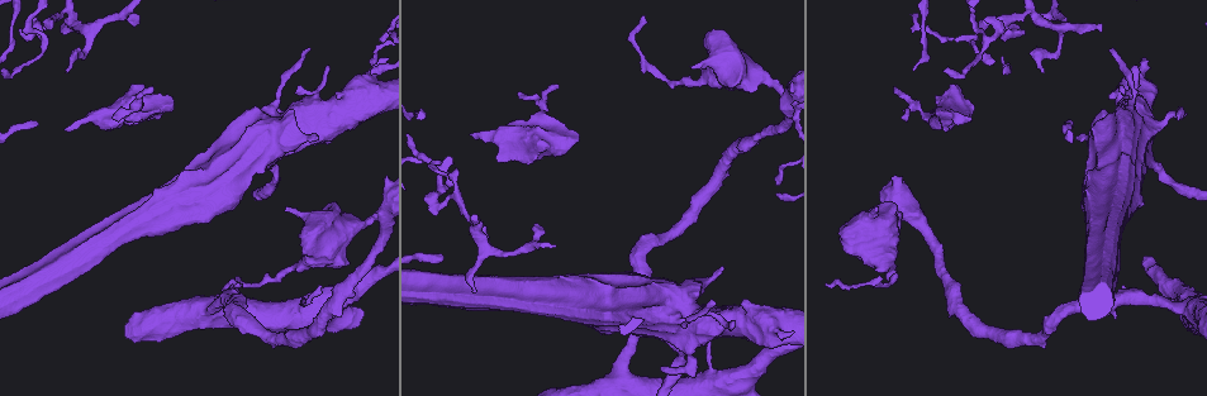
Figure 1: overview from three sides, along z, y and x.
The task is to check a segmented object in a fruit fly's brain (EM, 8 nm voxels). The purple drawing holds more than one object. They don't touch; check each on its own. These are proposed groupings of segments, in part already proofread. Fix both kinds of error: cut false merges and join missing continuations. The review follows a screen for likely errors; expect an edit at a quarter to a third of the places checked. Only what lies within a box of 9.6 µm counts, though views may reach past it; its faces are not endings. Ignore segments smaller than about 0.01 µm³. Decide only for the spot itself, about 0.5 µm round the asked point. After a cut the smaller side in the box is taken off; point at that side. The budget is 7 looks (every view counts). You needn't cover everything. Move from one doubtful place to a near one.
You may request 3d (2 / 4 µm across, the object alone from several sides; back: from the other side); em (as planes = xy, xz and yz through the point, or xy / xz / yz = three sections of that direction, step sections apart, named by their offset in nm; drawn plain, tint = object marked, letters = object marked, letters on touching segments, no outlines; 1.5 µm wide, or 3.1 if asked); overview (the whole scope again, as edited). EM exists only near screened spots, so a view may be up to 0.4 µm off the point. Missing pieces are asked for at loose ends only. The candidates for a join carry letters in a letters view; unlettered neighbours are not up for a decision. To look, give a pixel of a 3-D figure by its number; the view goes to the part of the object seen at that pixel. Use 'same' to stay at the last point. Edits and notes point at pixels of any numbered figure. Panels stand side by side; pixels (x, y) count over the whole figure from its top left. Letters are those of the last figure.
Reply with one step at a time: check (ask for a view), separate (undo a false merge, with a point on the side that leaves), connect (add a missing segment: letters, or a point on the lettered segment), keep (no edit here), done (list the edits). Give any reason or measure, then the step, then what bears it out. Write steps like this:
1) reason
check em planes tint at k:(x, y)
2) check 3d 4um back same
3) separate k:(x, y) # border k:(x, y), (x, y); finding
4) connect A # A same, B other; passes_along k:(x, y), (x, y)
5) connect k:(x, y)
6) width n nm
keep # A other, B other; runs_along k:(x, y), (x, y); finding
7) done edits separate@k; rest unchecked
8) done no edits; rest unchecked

end of a long branch
check em planes letters at 1:(241, 284)

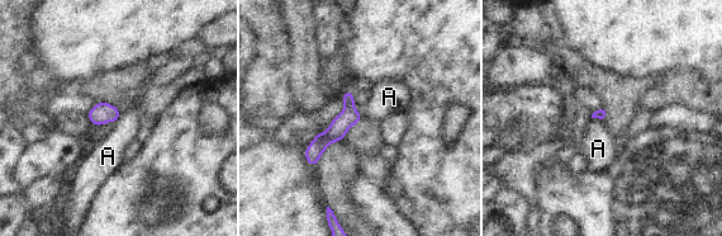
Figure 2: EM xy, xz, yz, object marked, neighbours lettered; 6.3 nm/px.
width 70 nm
keep # A other; no lettered segment goes on from it

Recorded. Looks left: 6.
stops while still wide
check 3d 2um at 1:(578, 135)

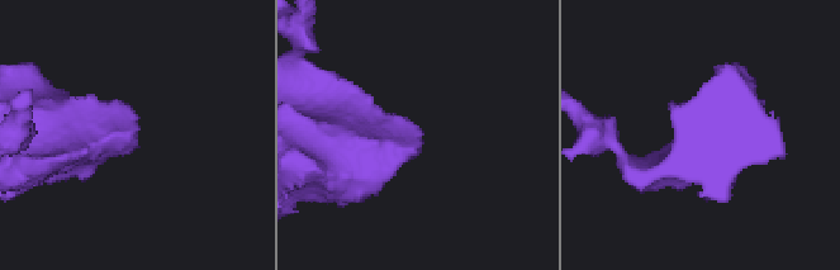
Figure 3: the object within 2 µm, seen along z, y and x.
check em xy step 8 tint at 3:(134, 143)

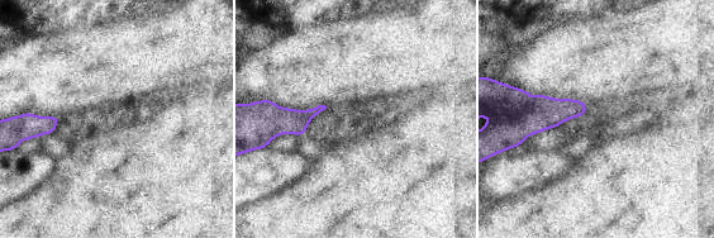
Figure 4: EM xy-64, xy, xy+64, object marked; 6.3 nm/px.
check em planes letters same

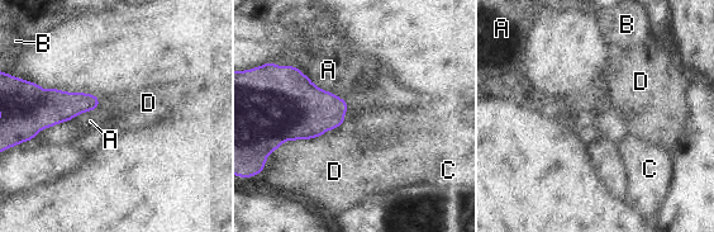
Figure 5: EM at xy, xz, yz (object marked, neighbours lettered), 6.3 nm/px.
keep # A other, B other, C other, D other; border 5:(343, 122), (315, 137), (294, 141); none of them fits

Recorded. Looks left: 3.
free end
check em planes letters at 1:(297, 90)

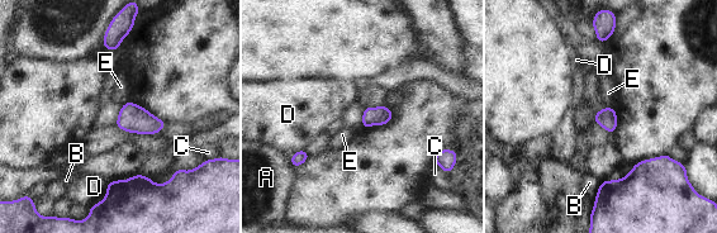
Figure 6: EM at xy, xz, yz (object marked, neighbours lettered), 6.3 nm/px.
keep # A other, B other, C other, D other, E other; border 6:(606, 105), (615, 109); no lettered segment goes on from it

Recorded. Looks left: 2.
done no edits; rest unchecked

